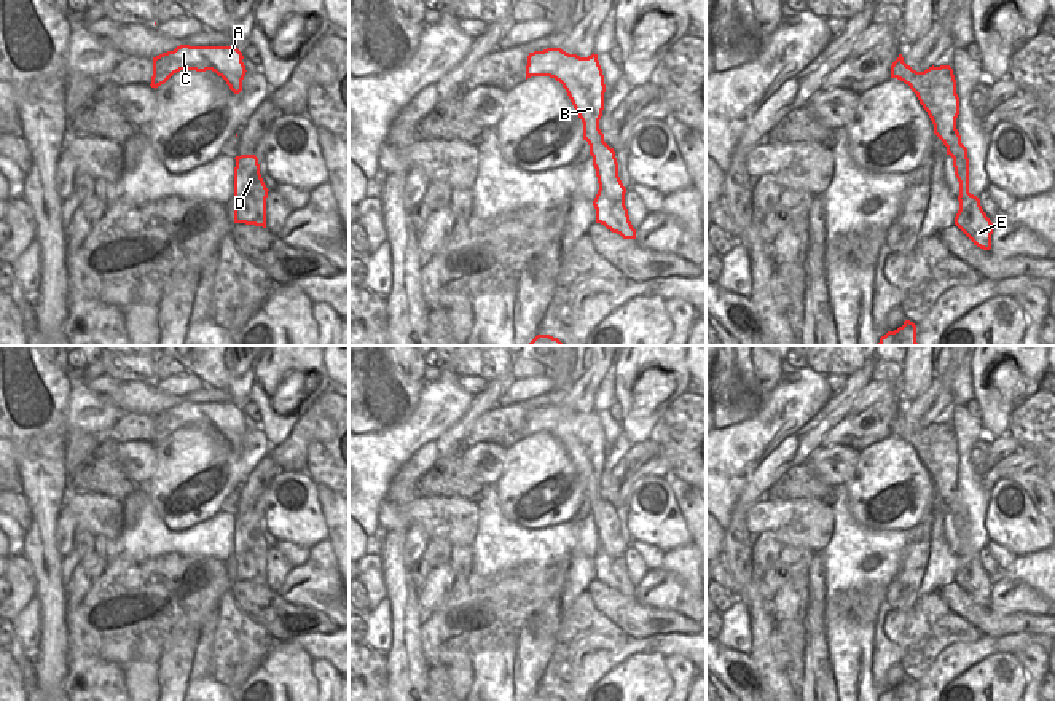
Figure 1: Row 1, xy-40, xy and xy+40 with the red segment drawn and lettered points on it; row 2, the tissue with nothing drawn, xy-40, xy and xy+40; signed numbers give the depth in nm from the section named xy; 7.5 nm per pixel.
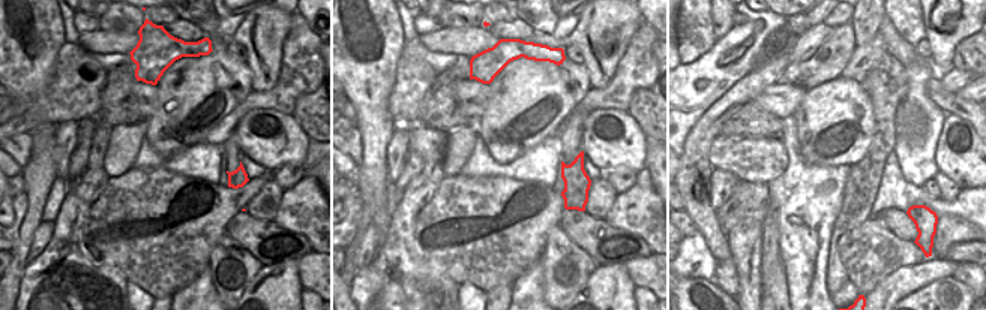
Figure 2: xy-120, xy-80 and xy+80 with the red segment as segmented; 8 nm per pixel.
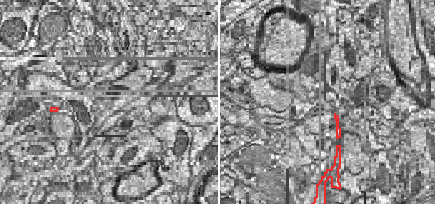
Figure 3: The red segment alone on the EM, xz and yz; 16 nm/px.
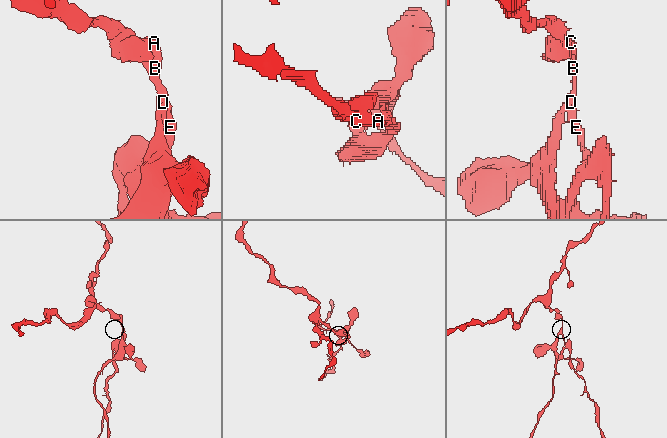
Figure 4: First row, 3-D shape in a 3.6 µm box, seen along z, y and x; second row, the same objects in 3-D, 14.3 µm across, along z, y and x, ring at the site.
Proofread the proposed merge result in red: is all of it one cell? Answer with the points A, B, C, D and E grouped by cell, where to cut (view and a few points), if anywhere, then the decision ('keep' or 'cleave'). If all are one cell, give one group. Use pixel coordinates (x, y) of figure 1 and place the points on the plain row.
groups A B C / D E; cut xy (604, 499), (590, 505); cleave

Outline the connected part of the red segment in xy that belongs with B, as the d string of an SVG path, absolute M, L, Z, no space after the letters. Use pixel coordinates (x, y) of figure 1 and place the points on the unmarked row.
M547 405L528 413L526 437L550 433L563 441L578 475L583 480L583 497L590 505L604 500L599 476L604 467L604 432L598 411L580 414L561 405Z

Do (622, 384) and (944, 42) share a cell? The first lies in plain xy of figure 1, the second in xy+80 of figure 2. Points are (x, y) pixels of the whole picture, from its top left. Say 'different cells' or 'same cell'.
same cell

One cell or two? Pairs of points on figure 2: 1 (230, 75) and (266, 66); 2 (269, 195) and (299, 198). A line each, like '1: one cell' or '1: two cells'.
1: two cells
2: two cells

